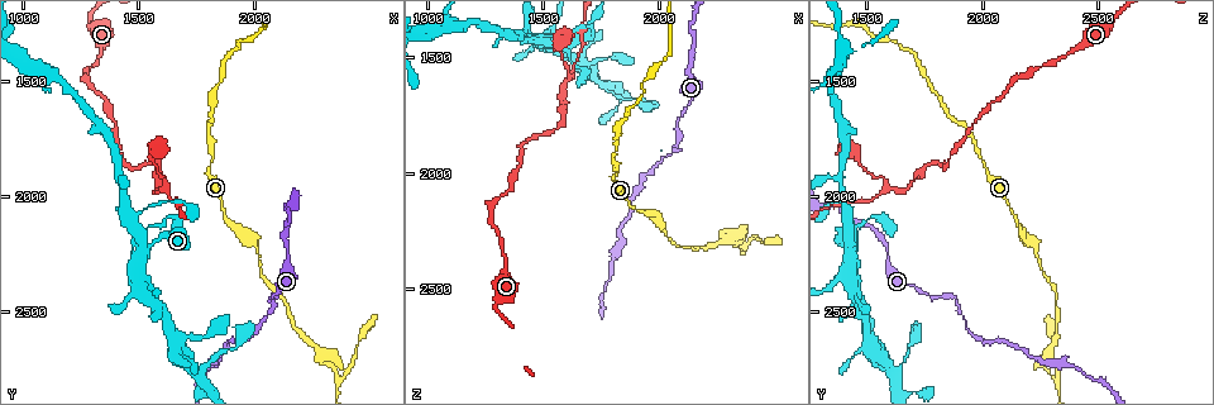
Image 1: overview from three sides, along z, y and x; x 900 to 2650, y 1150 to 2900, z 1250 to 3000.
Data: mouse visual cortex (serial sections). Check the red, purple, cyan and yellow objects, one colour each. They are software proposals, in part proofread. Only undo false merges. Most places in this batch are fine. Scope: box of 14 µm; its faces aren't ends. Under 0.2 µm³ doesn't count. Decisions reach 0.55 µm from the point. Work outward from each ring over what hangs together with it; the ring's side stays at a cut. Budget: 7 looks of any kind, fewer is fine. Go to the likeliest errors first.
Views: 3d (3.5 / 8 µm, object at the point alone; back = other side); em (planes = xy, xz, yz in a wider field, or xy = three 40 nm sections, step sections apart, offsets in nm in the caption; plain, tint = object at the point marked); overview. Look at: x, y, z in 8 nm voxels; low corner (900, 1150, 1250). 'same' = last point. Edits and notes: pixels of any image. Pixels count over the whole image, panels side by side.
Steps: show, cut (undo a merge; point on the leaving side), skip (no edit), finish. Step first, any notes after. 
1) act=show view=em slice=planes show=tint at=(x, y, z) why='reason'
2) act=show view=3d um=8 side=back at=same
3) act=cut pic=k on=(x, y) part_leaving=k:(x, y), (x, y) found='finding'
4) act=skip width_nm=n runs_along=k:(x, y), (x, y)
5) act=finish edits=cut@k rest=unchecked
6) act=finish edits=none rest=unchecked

act=show view=3d um=3.5 at=(1590, 1970, 1590) why='abrupt turn'

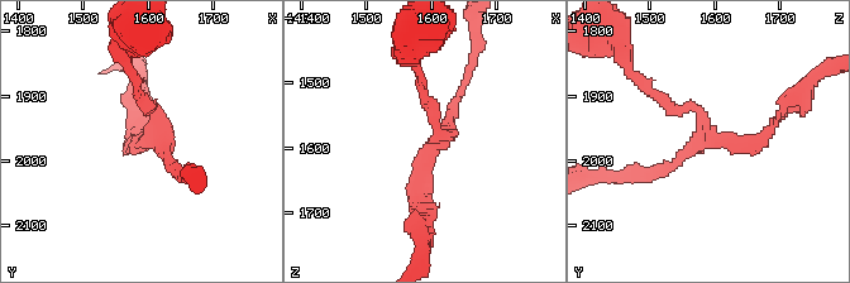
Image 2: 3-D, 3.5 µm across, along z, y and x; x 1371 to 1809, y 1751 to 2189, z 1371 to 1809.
act=show view=em slice=xy step=3 show=tint at=(1595, 1970, 1595) arms=3 arm_widths_nm=150,150,150 why='shape alone is not enough'

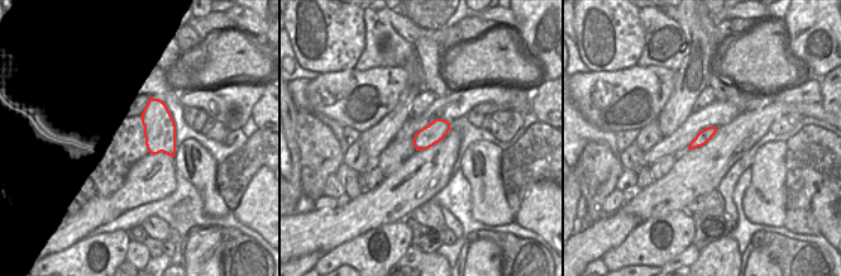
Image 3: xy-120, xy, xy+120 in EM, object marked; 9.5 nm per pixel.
act=show view=em slice=xy step=1 show=tint at=same

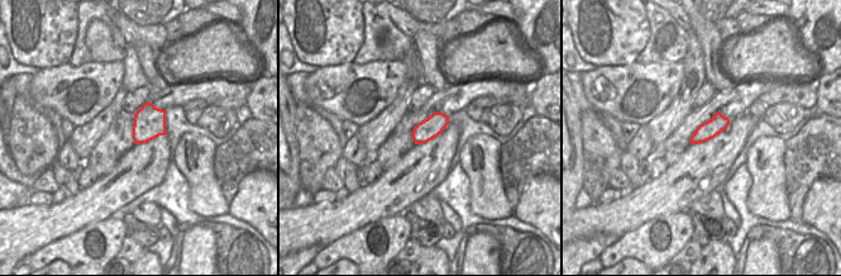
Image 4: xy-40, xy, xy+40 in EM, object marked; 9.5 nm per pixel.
act=skip runs_along=2:(426, 214), (419, 178), (442, 137), (423, 94) found='continuous, no second cell'

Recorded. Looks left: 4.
act=show view=3d um=3.5 side=back at=(2070, 2470, 1880) why='a narrow waist'

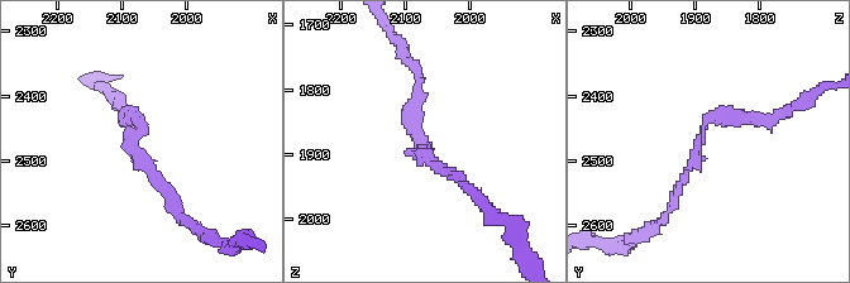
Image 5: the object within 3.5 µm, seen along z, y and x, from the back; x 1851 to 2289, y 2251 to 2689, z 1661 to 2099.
act=show view=em slice=planes show=tint at=(2075, 2470, 1890) arm_widths_nm=150,150 why='now the EM'

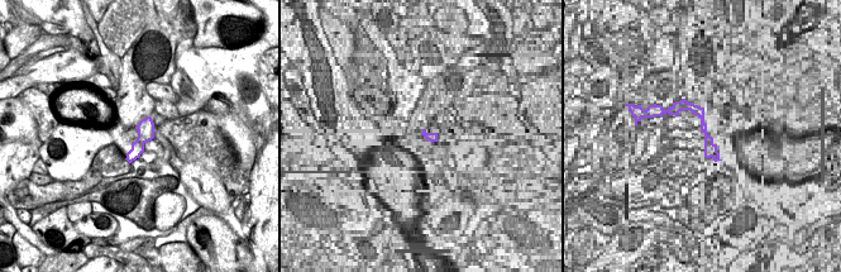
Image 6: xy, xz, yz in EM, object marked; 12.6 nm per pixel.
act=show view=em slice=xy step=2 show=tint at=same

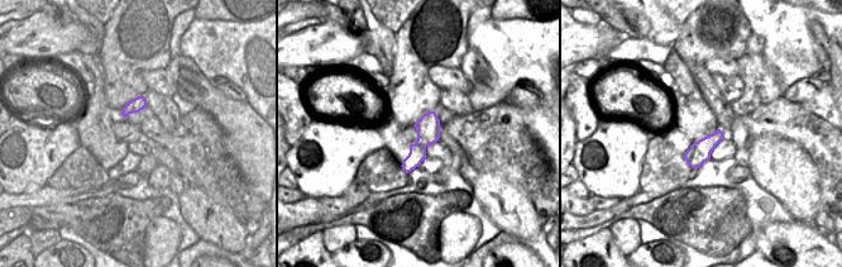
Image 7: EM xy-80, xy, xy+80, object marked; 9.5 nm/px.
act=skip runs_along=7:(431, 114), (427, 134), (407, 168) found='continuous, no second cell'

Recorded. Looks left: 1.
act=show view=3d um=3.5 at=(2330, 2730, 2310) why='abrupt turn'

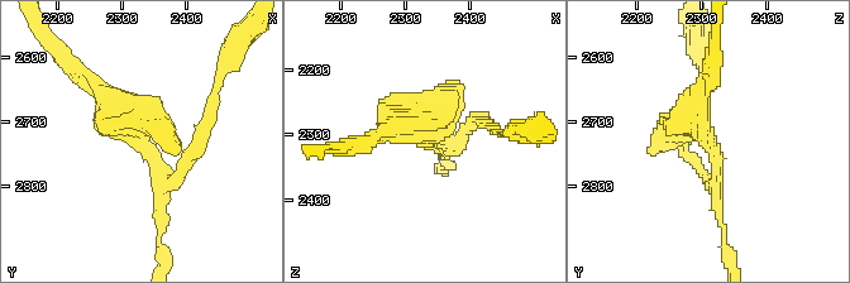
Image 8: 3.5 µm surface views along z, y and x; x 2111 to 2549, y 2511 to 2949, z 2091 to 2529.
act=skip runs_along=8:(84, 76), (165, 181), (181, 164) found='one cell here'

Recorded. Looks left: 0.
act=finish edits=none rest=unchecked

